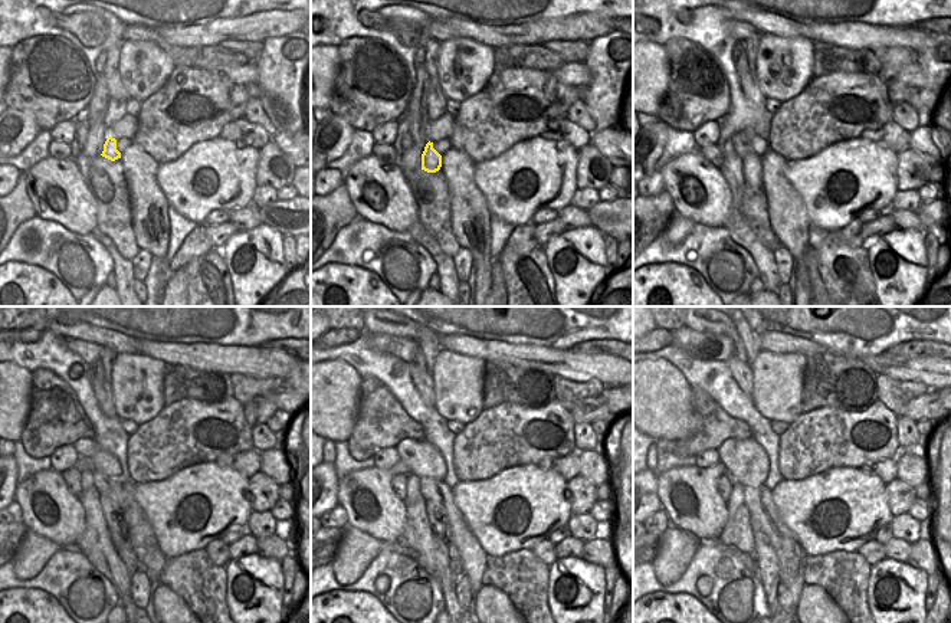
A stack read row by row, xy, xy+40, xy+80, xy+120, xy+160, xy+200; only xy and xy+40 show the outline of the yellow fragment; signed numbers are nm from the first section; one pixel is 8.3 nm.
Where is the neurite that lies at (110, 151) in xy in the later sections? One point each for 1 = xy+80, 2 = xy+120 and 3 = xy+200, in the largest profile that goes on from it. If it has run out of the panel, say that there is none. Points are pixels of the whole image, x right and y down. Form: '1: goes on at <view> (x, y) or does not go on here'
1: goes on at xy+80 (751, 163)
2: goes on at xy+120 (111, 508)
3: goes on at xy+200 (766, 557)

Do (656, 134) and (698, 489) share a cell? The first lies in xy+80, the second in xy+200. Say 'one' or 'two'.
two

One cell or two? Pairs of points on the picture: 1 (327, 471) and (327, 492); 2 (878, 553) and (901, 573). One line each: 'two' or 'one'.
1: one
2: two

